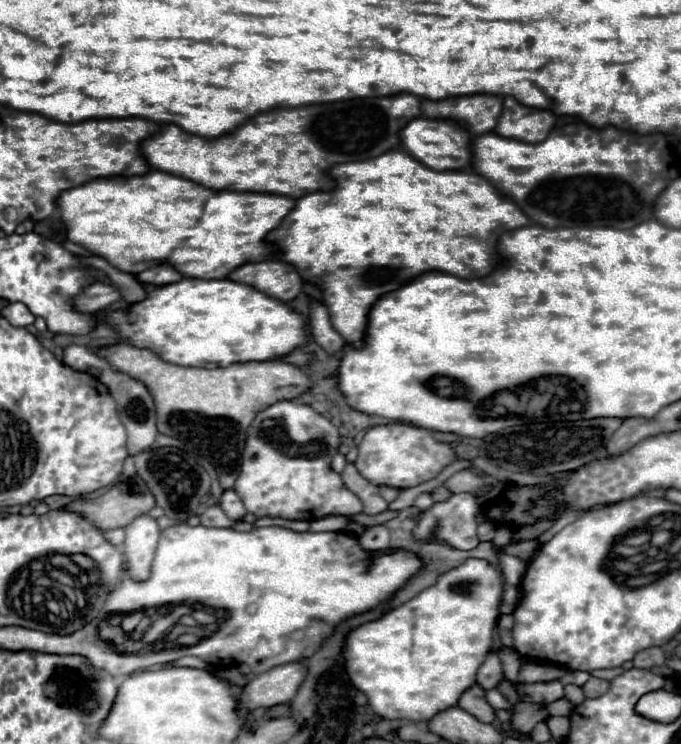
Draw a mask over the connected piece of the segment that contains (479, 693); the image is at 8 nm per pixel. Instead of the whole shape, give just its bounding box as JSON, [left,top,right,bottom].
[458,684,494,722]

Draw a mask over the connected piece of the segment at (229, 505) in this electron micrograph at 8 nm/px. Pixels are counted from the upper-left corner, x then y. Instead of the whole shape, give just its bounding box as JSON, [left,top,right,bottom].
[220,490,246,522]

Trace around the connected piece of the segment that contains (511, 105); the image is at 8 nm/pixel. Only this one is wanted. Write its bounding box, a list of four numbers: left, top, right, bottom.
[496,96,554,144]

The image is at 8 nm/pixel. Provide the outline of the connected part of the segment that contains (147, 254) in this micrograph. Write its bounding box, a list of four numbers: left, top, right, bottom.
[56,170,294,278]

